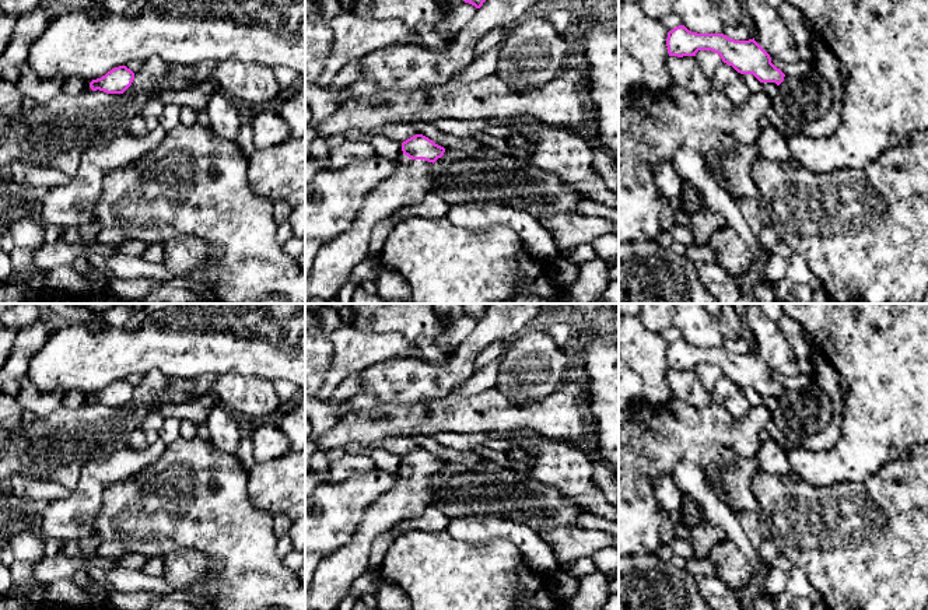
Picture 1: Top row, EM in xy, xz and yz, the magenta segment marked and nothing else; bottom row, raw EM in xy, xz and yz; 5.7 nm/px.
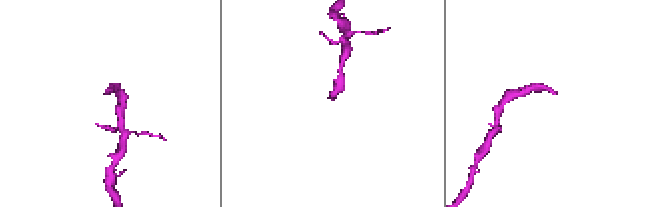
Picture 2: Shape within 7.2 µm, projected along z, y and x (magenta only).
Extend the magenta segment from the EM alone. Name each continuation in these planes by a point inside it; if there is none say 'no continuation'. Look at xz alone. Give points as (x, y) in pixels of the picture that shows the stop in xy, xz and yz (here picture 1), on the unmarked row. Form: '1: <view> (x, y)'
1: xz (335, 574)

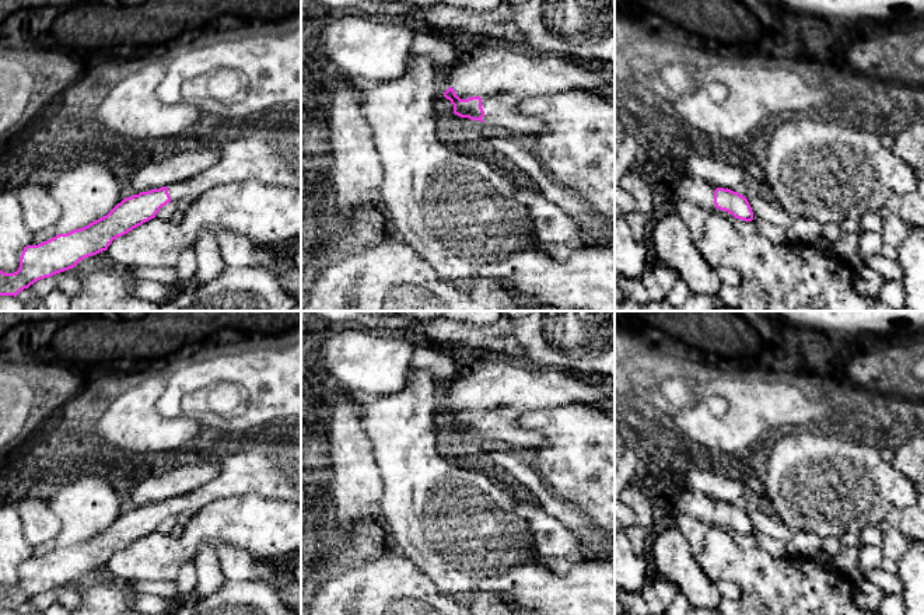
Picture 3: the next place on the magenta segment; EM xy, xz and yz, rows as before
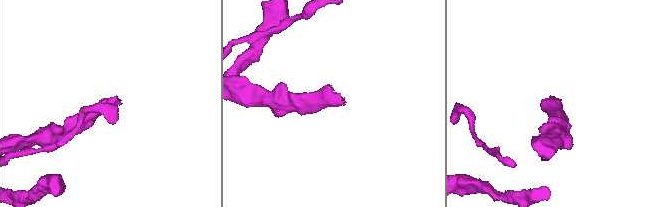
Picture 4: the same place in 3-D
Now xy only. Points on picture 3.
no continuation

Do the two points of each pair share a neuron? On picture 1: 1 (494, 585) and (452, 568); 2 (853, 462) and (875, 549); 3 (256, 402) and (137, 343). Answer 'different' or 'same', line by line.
1: same
2: different
3: different

